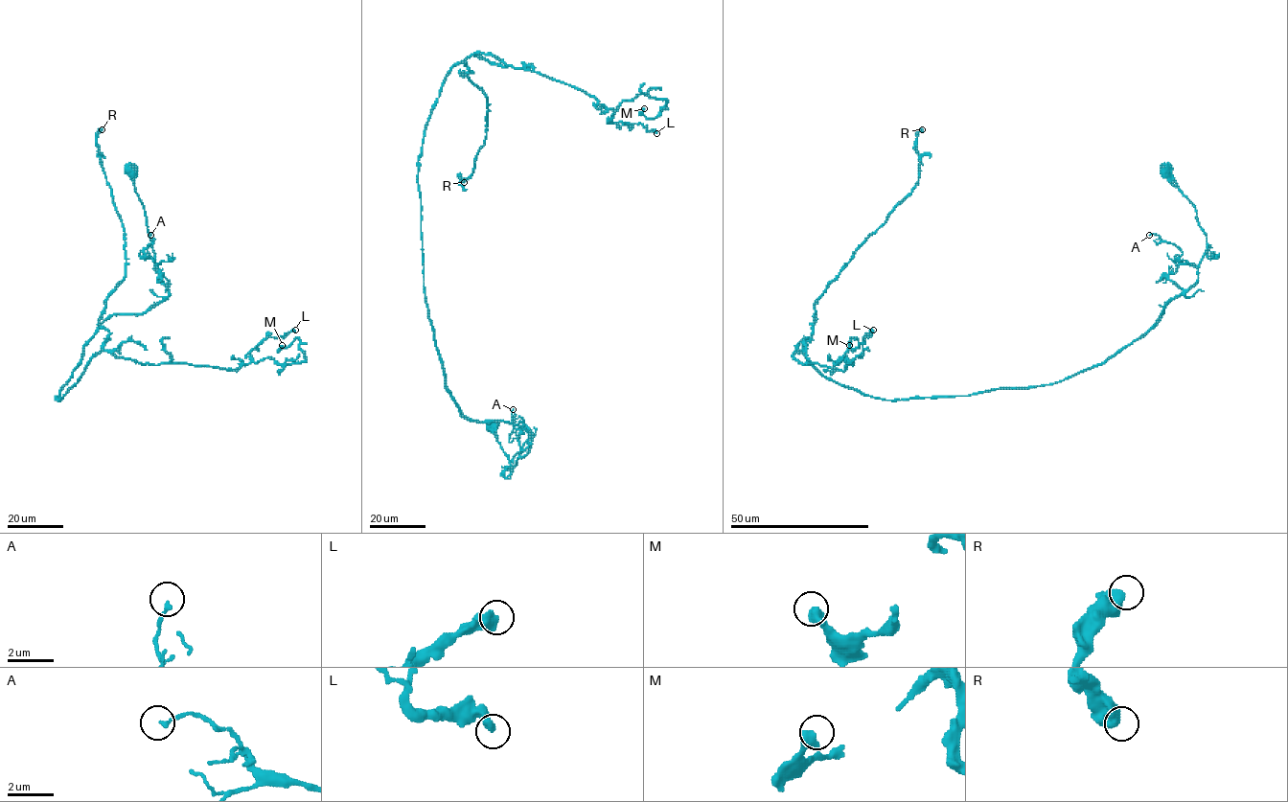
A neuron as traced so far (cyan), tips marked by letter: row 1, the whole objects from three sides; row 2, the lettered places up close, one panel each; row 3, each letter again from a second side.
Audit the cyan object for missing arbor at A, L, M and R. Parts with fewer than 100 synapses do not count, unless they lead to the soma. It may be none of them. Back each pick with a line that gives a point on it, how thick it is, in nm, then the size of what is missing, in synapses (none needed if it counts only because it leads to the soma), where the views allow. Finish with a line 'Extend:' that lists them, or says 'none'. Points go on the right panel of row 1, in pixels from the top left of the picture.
Extend: none

